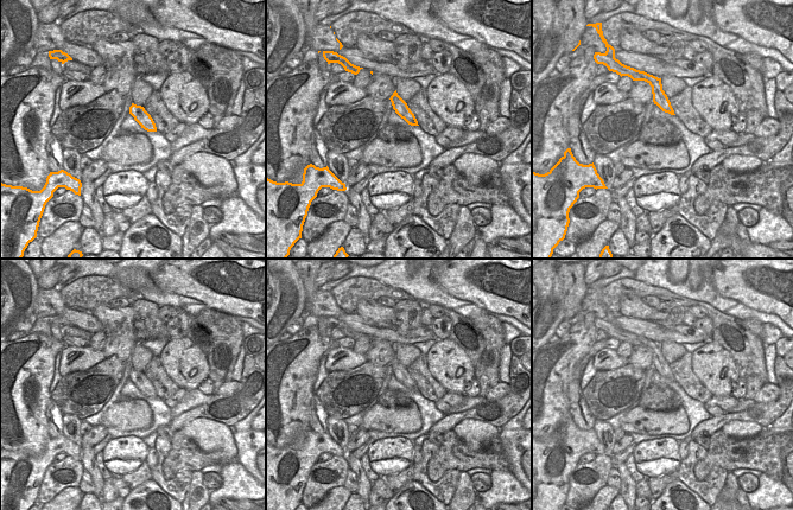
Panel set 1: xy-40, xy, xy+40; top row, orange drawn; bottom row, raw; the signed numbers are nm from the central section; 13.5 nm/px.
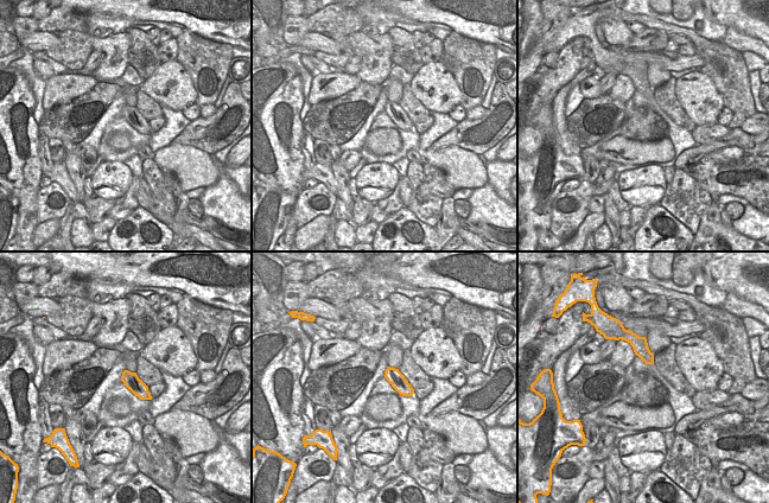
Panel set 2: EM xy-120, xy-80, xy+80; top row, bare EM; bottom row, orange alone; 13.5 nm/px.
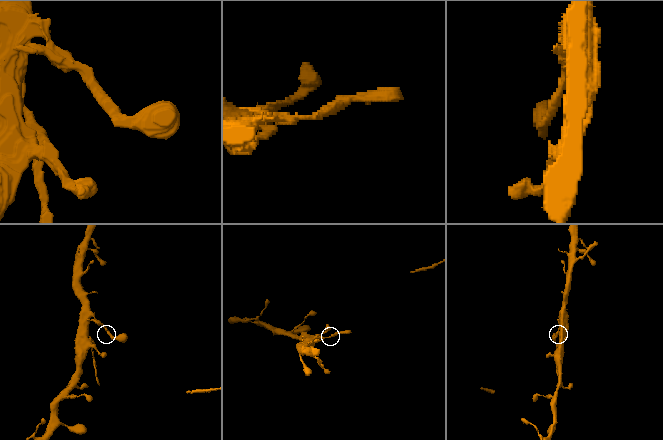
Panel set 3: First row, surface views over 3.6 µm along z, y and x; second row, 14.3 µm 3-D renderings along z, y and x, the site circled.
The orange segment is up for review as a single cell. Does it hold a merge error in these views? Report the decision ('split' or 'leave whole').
leave whole

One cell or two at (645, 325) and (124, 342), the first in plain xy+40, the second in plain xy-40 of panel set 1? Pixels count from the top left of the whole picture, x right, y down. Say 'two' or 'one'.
two

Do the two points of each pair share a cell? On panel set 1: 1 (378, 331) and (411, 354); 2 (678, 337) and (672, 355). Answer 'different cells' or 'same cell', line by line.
1: different cells
2: different cells

